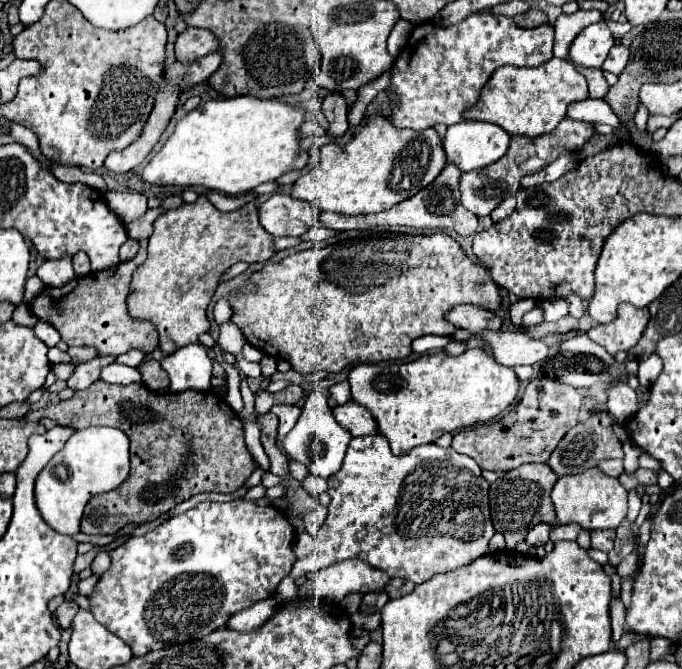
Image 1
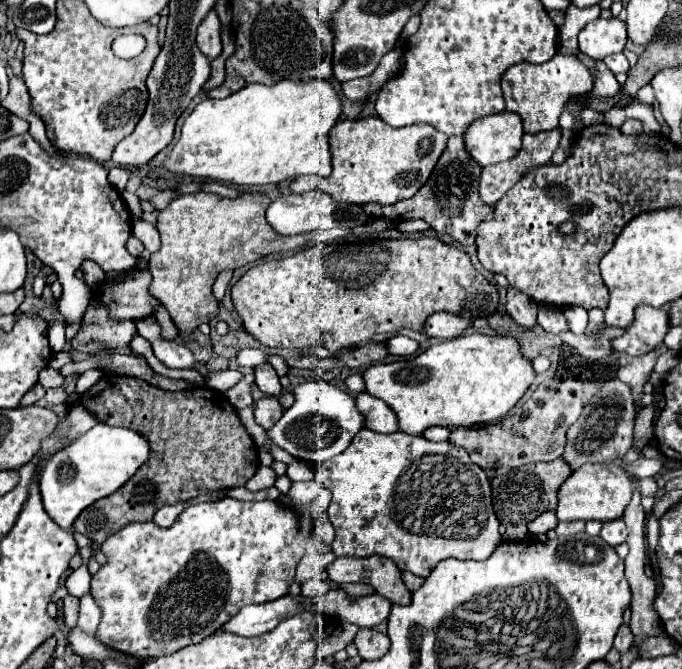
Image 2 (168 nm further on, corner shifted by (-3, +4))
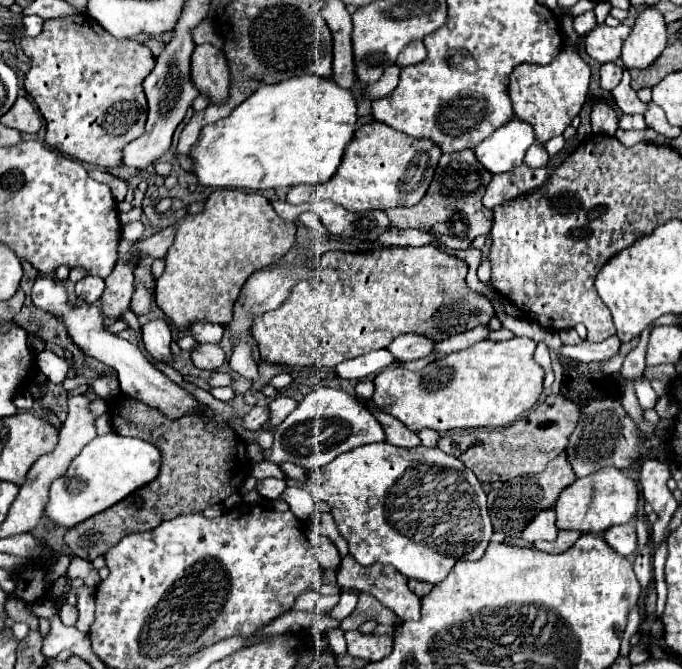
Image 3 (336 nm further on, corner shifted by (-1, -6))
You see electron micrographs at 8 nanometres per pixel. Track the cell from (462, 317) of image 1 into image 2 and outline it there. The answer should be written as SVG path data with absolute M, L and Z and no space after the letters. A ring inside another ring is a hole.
M440 312L440 314L432 314L424 326L422 332L430 338L438 338L438 340L452 340L458 338L466 332L466 328L470 326L470 320L464 320L456 314L448 314L448 312Z

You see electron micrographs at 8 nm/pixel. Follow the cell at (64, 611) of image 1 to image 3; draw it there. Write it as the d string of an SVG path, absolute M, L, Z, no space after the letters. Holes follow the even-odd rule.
M68 602L62 604L62 608L60 608L60 620L62 620L66 626L76 626L76 620L78 620L78 610L76 610L76 606L70 606Z

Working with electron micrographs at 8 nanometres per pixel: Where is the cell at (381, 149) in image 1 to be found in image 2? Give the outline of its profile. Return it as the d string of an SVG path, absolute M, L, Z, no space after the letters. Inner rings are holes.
M368 116L356 120L344 120L330 132L332 150L332 174L328 178L298 176L292 180L290 190L304 194L310 190L322 190L348 204L394 204L398 200L412 198L430 178L438 158L446 148L446 134L440 134L428 124L412 124L408 128L388 126L384 120Z

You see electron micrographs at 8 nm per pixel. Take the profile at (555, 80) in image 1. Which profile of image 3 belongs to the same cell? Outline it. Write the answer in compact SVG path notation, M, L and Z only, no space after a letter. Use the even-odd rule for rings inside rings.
M564 48L552 64L534 66L522 64L516 66L510 74L508 96L512 100L514 116L522 122L528 122L534 128L536 144L546 146L554 136L560 136L572 122L574 116L582 110L590 86L590 68L572 48Z

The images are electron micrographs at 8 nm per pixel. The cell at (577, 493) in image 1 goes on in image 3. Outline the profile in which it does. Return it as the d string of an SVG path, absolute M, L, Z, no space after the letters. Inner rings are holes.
M600 468L586 478L578 478L574 484L562 490L556 510L556 526L560 530L578 530L578 532L604 532L610 526L626 524L632 520L638 504L636 484L616 468Z

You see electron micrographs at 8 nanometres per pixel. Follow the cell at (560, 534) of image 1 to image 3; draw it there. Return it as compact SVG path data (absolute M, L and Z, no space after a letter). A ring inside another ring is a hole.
M560 530L556 540L552 540L552 542L536 542L534 546L538 550L542 550L542 552L548 552L548 554L560 554L560 552L566 552L570 546L574 546L578 538L580 538L580 532Z

